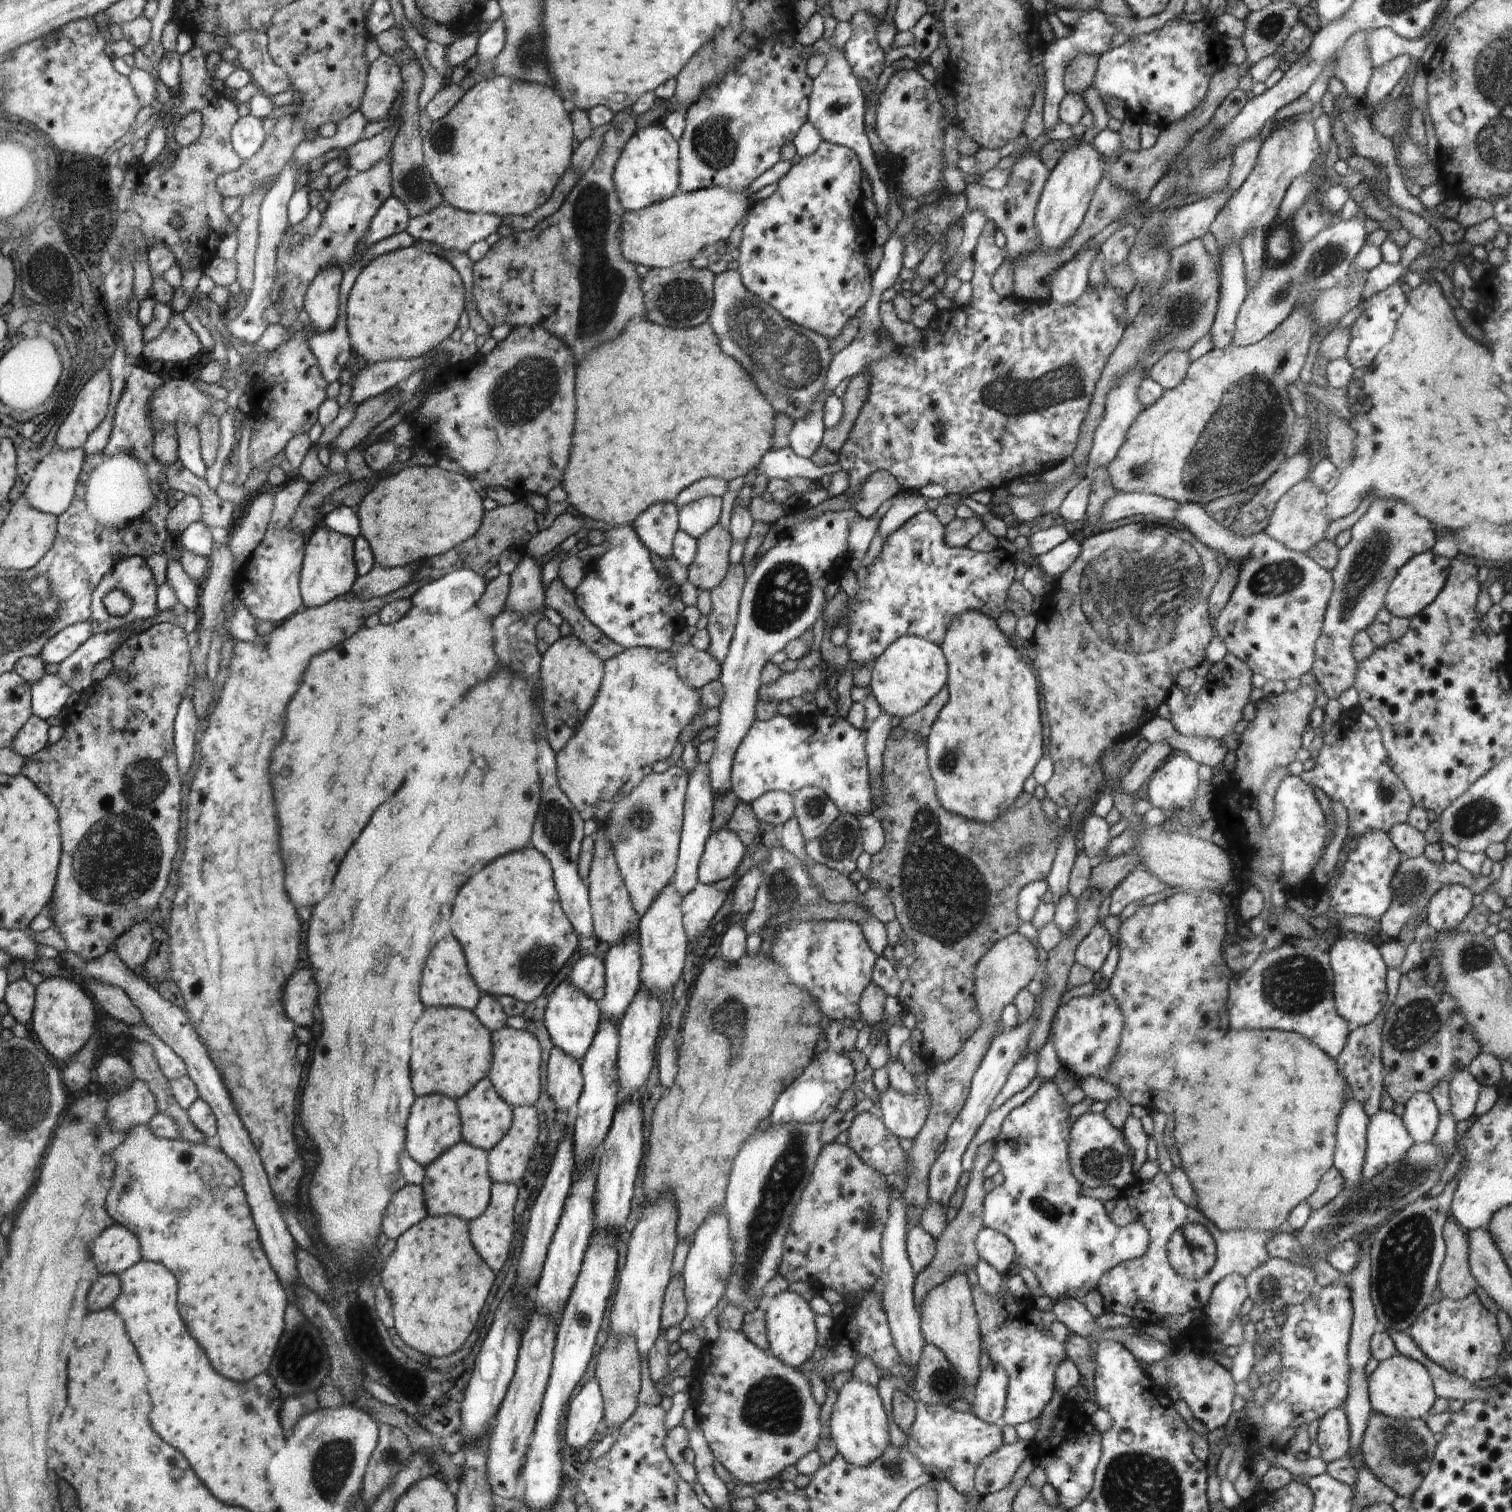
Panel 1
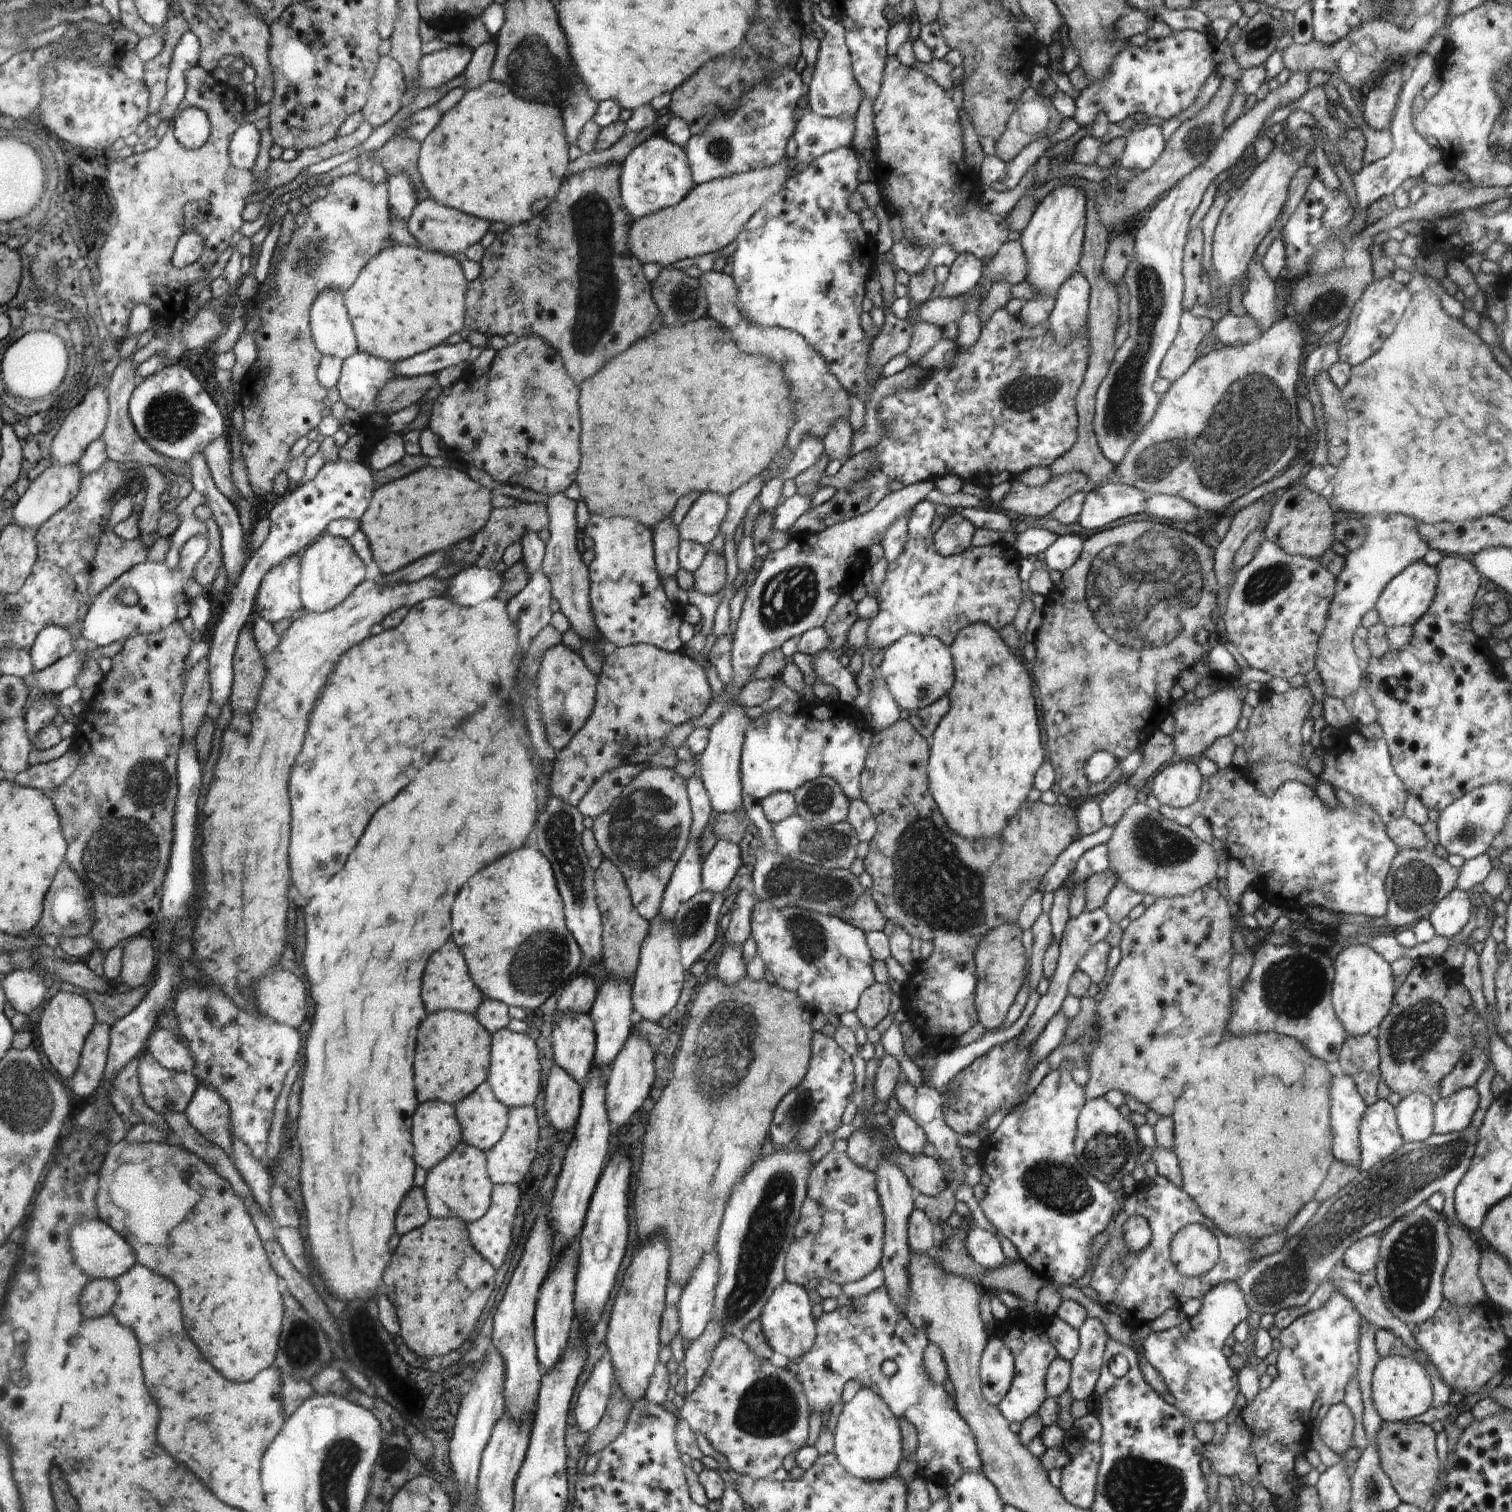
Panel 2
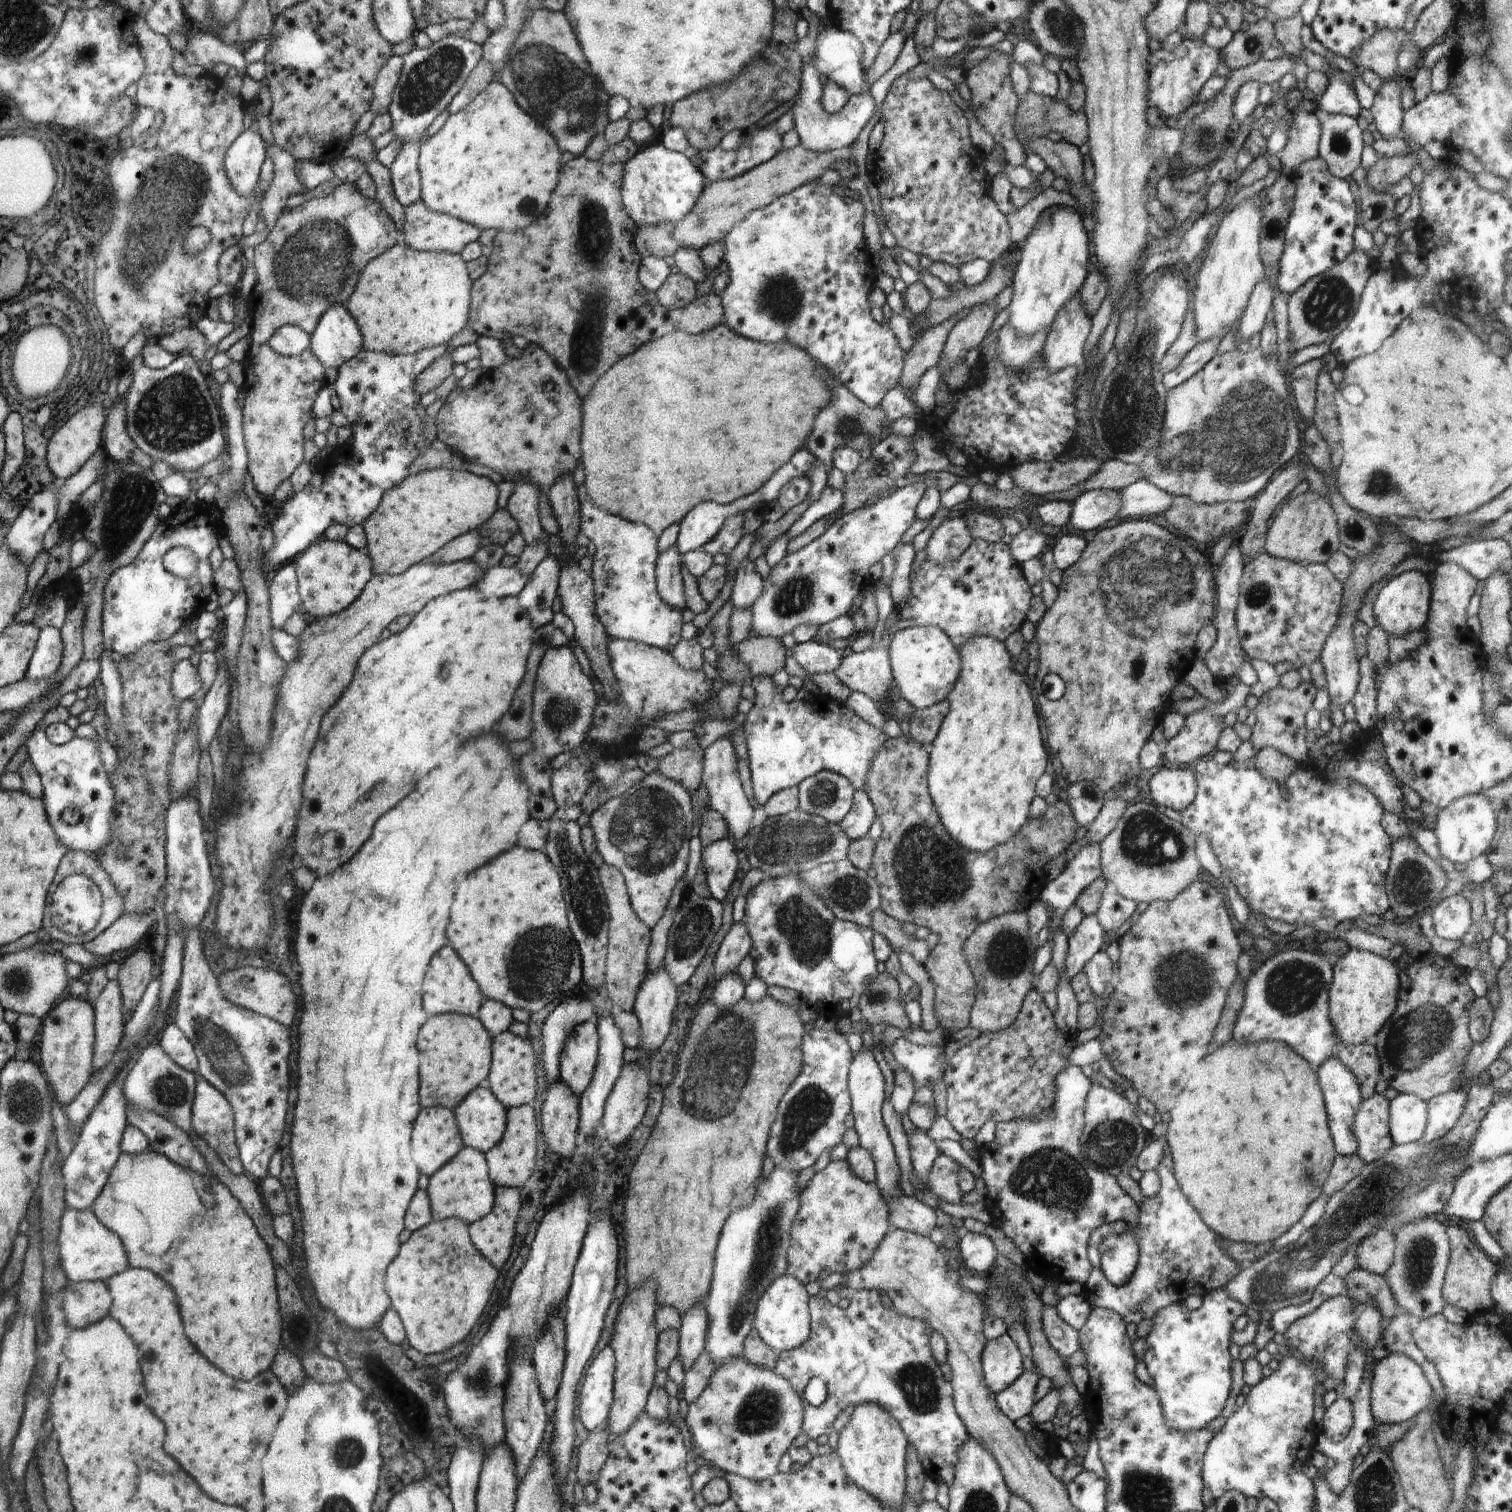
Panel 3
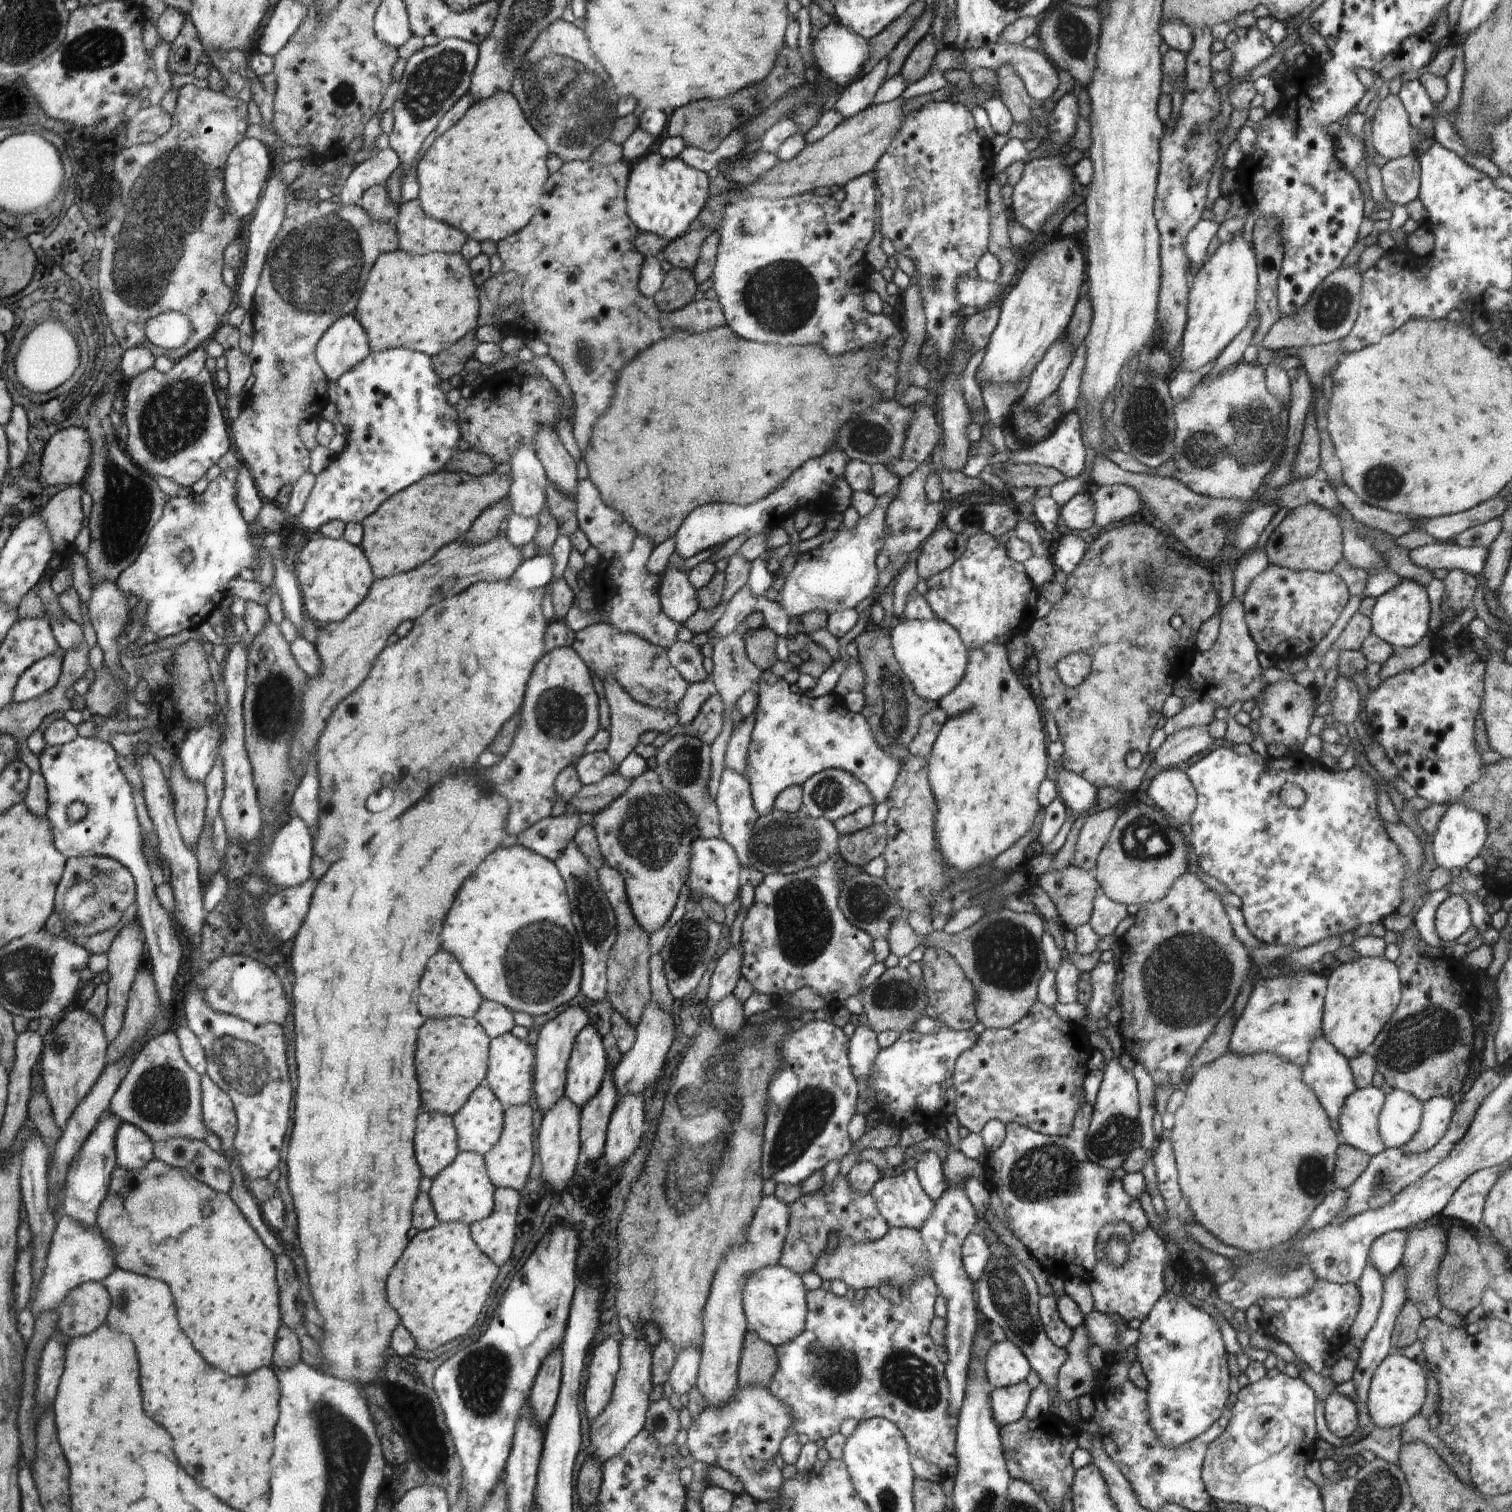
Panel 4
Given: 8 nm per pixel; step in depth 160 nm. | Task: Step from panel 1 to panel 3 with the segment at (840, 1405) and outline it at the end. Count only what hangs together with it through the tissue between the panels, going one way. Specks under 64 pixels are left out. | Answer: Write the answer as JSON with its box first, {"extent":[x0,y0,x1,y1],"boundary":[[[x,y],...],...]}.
{"extent":[834,1404,910,1504],"boundary":[[[860,1404],[854,1408],[848,1424],[839,1433],[838,1448],[834,1451],[842,1458],[843,1469],[847,1476],[855,1482],[858,1489],[870,1493],[880,1504],[900,1504],[904,1496],[904,1474],[906,1474],[906,1454],[910,1442],[902,1432],[903,1428],[878,1404]]]}

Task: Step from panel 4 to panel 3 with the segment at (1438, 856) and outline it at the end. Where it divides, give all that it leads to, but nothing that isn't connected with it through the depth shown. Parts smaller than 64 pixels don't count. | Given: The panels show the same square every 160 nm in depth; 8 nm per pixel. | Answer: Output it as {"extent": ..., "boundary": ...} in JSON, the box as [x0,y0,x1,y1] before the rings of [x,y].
{"extent":[1433,793,1497,868],"boundary":[[[1474,793],[1454,800],[1442,809],[1433,830],[1438,840],[1440,861],[1448,868],[1456,864],[1468,864],[1470,860],[1486,853],[1497,830],[1496,809],[1488,798]]]}

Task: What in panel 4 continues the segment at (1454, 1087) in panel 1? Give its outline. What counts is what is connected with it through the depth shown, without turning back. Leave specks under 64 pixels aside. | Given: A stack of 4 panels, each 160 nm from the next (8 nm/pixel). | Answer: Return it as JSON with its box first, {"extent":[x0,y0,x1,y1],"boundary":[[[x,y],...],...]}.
{"extent":[1402,1097,1455,1156],"boundary":[[[1433,1097],[1422,1106],[1422,1121],[1416,1134],[1402,1146],[1412,1156],[1426,1154],[1440,1142],[1448,1131],[1455,1103],[1450,1097]]]}

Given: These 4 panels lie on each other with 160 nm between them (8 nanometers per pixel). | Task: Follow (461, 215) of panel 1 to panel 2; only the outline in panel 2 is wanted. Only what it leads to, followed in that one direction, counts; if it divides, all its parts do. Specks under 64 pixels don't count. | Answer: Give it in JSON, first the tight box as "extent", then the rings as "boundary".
{"extent":[407,198,490,256],"boundary":[[[424,198],[414,206],[412,215],[407,221],[407,228],[421,249],[456,256],[456,254],[465,254],[472,244],[480,243],[484,234],[488,232],[490,224],[479,217],[470,216],[459,212],[458,209],[438,204],[430,198]]]}

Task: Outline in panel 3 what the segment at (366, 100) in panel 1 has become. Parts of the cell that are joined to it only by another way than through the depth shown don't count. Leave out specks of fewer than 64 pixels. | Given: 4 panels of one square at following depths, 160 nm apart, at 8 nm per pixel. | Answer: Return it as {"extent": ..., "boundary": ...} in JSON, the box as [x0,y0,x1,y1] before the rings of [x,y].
{"extent":[372,54,403,116],"boundary":[[[393,54],[387,66],[380,71],[376,80],[374,103],[372,112],[375,116],[388,113],[390,102],[392,102],[392,92],[398,84],[398,76],[402,72],[403,58]]]}

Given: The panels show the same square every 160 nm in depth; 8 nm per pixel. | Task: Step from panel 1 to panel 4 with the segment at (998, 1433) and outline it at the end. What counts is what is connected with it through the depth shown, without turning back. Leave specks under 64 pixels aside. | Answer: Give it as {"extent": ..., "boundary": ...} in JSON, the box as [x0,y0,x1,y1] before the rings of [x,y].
{"extent":[767,1274,959,1477],"boundary":[[[930,1274],[919,1278],[913,1283],[911,1290],[902,1295],[902,1302],[900,1304],[892,1303],[884,1296],[881,1296],[879,1289],[867,1289],[866,1296],[862,1301],[856,1299],[847,1300],[845,1297],[836,1297],[831,1290],[824,1291],[822,1288],[814,1291],[809,1291],[807,1295],[808,1300],[808,1315],[807,1315],[807,1329],[799,1338],[785,1343],[783,1346],[775,1348],[777,1353],[777,1360],[779,1361],[779,1368],[772,1376],[771,1382],[767,1386],[770,1393],[774,1394],[791,1409],[792,1417],[794,1418],[794,1432],[799,1434],[806,1434],[809,1441],[816,1443],[818,1440],[825,1440],[828,1436],[836,1434],[840,1428],[840,1422],[844,1418],[854,1418],[860,1423],[875,1418],[884,1418],[891,1421],[892,1424],[898,1426],[903,1437],[906,1438],[910,1446],[910,1452],[922,1460],[928,1460],[932,1464],[936,1464],[945,1477],[955,1476],[957,1468],[959,1467],[958,1456],[956,1453],[956,1438],[958,1437],[958,1421],[957,1414],[948,1414],[948,1382],[947,1376],[944,1376],[944,1364],[938,1360],[936,1356],[936,1346],[934,1346],[934,1338],[931,1336],[931,1323],[937,1316],[934,1312],[935,1299],[938,1296],[938,1288],[935,1286]]]}

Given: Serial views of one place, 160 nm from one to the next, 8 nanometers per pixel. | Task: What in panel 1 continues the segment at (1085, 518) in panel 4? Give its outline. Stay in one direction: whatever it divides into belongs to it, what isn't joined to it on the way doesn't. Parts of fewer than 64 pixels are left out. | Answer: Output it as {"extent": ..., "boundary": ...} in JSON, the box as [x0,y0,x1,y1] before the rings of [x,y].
{"extent":[1102,493,1177,522],"boundary":[[[1116,493],[1103,506],[1102,522],[1116,522],[1128,516],[1151,514],[1157,520],[1173,520],[1177,511],[1175,500],[1152,493]]]}

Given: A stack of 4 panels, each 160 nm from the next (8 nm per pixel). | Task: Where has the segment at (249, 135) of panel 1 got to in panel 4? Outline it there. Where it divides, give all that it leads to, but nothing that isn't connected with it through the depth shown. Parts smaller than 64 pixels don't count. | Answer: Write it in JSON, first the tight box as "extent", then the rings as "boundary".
{"extent":[223,138,274,220],"boundary":[[[244,138],[230,152],[226,160],[223,177],[223,182],[226,184],[226,203],[240,220],[252,214],[257,208],[260,199],[259,194],[262,192],[262,187],[266,184],[274,166],[270,152],[254,138]]]}

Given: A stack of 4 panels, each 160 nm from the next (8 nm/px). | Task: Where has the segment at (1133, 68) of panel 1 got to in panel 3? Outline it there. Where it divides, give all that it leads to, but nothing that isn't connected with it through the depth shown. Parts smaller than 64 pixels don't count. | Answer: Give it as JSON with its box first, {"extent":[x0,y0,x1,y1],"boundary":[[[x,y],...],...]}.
{"extent":[1149,36,1220,120],"boundary":[[[1185,36],[1174,50],[1162,48],[1151,52],[1149,106],[1158,108],[1167,119],[1176,120],[1178,114],[1183,114],[1197,103],[1202,87],[1215,74],[1220,60],[1219,52],[1207,46],[1203,41],[1196,42]]]}

